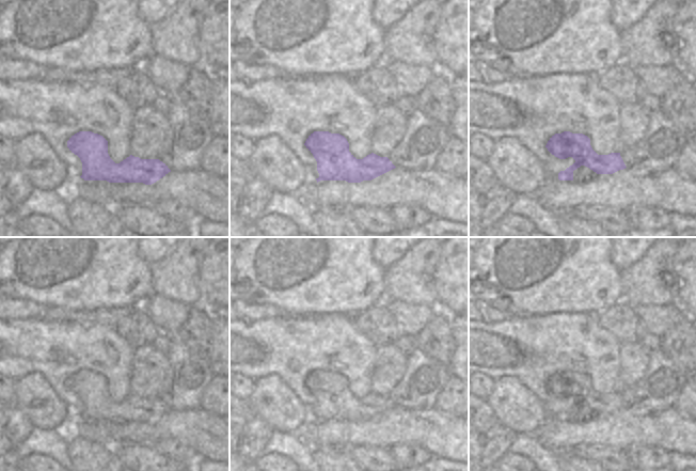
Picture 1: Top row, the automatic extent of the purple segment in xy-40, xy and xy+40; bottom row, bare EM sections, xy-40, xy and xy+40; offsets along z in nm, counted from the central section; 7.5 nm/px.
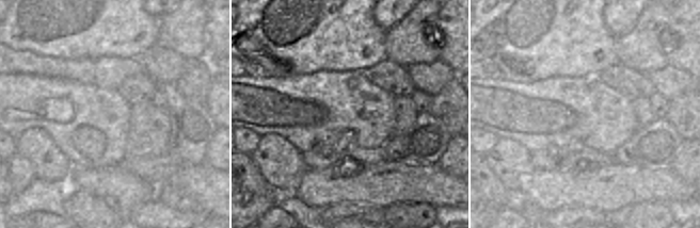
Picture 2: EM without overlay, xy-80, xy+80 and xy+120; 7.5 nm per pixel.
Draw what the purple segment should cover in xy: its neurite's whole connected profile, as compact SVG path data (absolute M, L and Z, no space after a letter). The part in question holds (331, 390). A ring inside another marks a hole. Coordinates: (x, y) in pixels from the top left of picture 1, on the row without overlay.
M314 371L304 384L316 398L311 414L317 422L320 420L361 422L371 420L396 407L387 396L380 396L374 392L363 398L357 398L349 391L347 378L339 373Z

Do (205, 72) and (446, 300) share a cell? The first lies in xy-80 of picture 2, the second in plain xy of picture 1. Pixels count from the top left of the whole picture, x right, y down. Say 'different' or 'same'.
different

